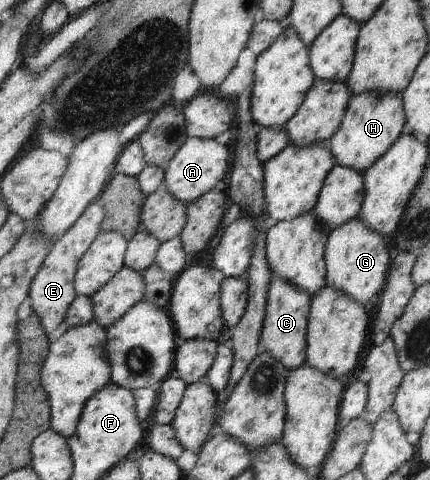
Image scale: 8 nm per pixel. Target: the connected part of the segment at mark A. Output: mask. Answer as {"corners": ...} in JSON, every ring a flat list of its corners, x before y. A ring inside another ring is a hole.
{"corners":[[189,137,177,155,168,163,164,183,171,195,188,204,215,189,221,181,225,182,225,177,229,177,227,171,229,171,229,149,224,142]]}

